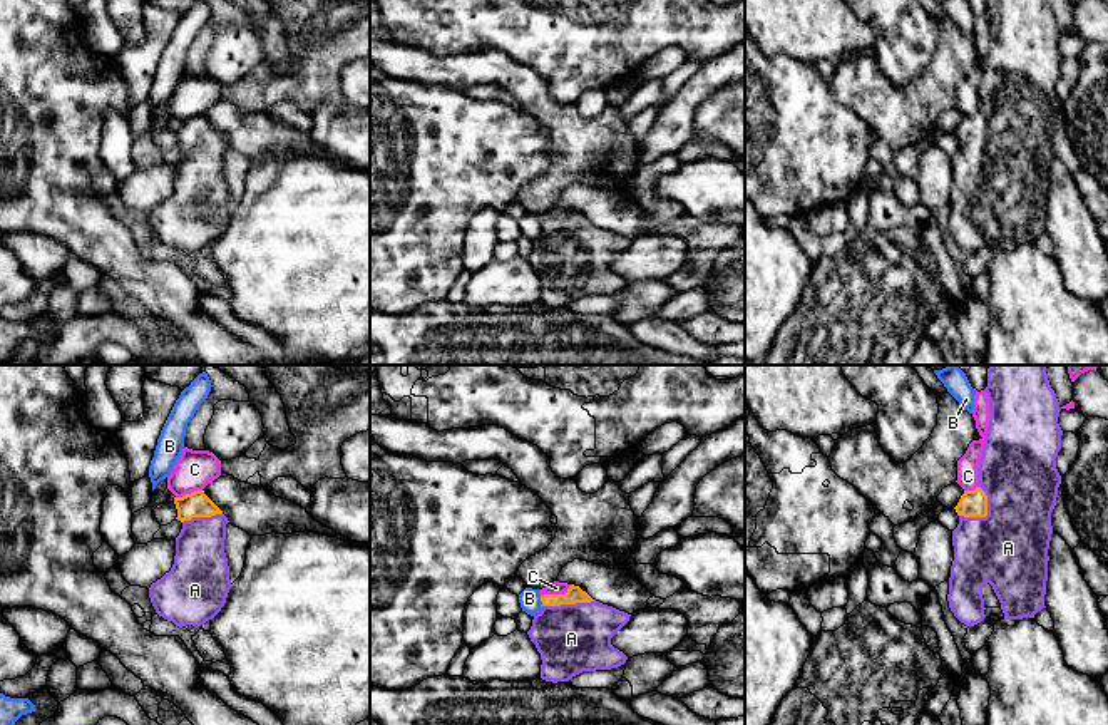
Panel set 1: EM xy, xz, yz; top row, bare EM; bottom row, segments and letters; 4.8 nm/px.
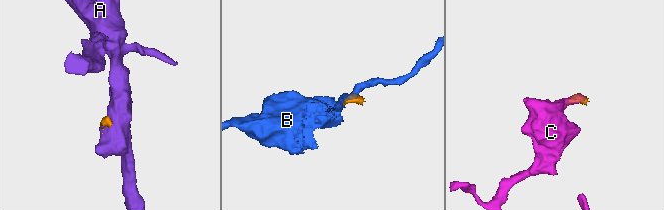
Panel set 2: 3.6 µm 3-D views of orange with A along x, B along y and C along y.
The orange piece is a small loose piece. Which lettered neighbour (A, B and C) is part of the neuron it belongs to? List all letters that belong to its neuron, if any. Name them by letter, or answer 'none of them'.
A

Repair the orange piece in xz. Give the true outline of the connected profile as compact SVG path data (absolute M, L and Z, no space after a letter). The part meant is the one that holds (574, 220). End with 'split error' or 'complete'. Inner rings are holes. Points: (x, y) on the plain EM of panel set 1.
M571 209L566 219L541 221L542 234L527 256L541 278L541 303L569 306L582 296L611 295L626 288L628 281L611 270L611 263L629 246L628 238L592 224L579 211Z | split error

